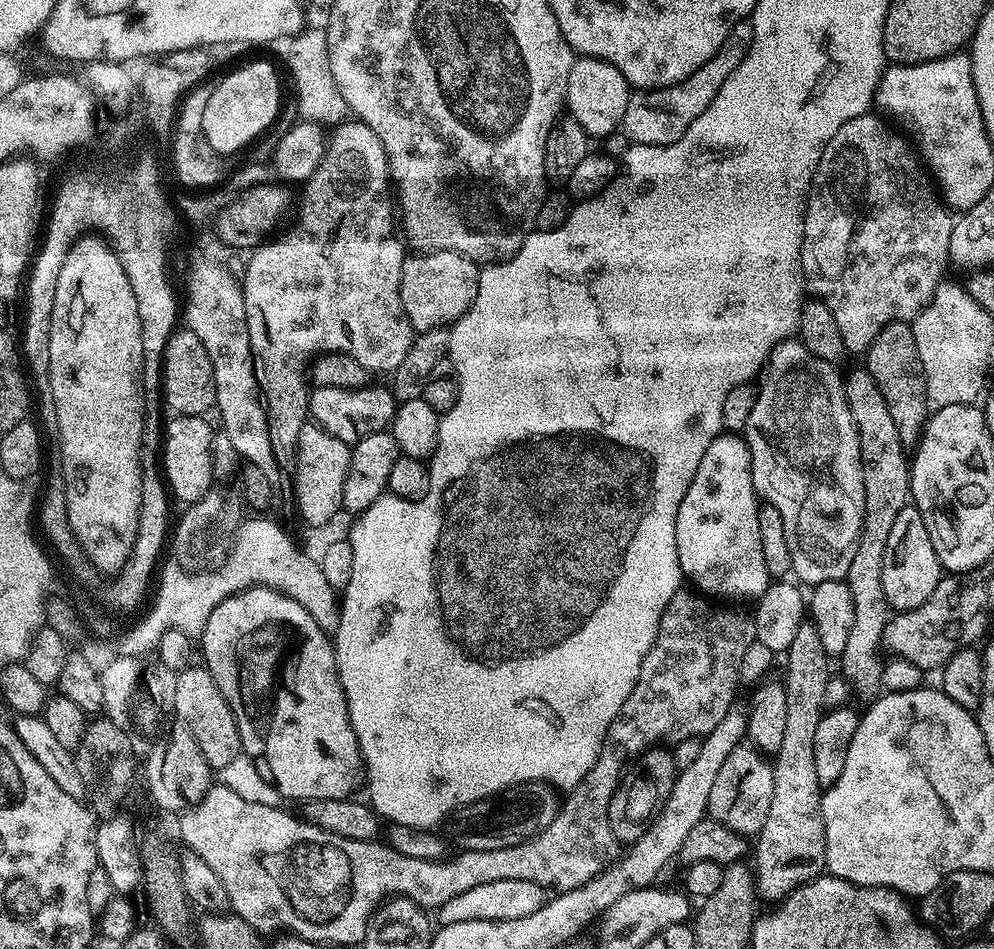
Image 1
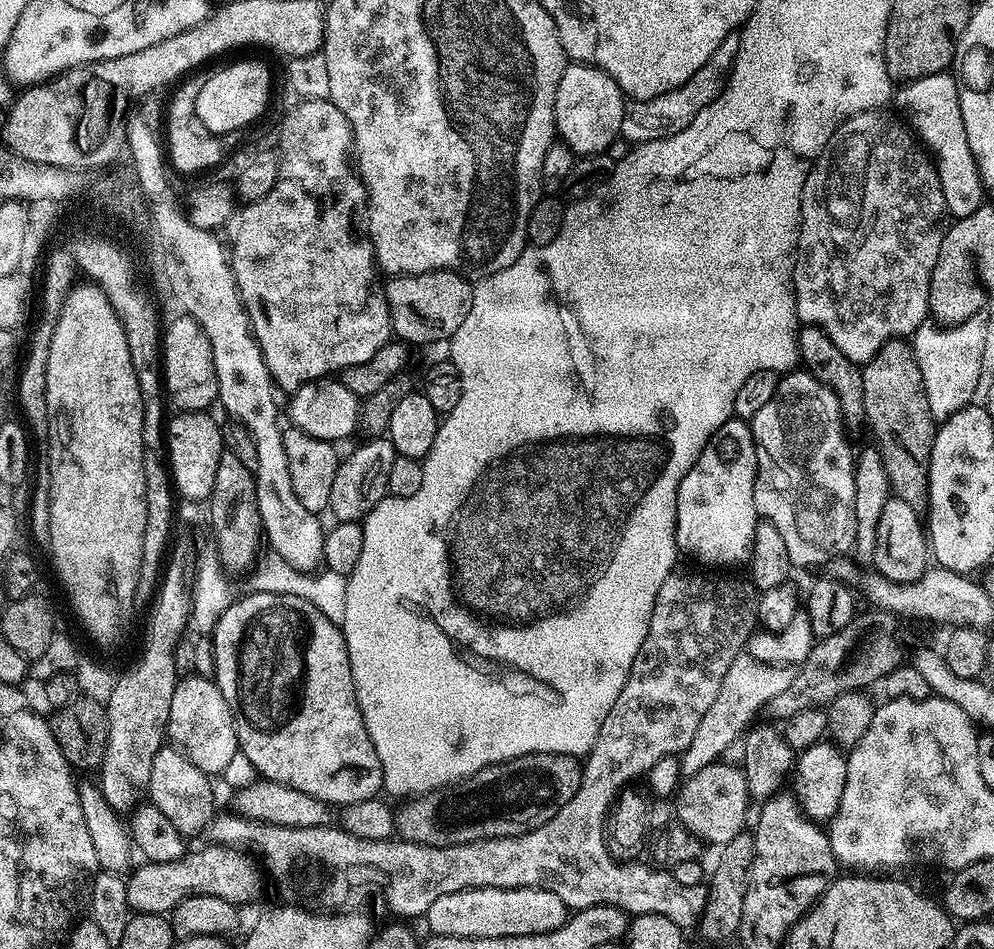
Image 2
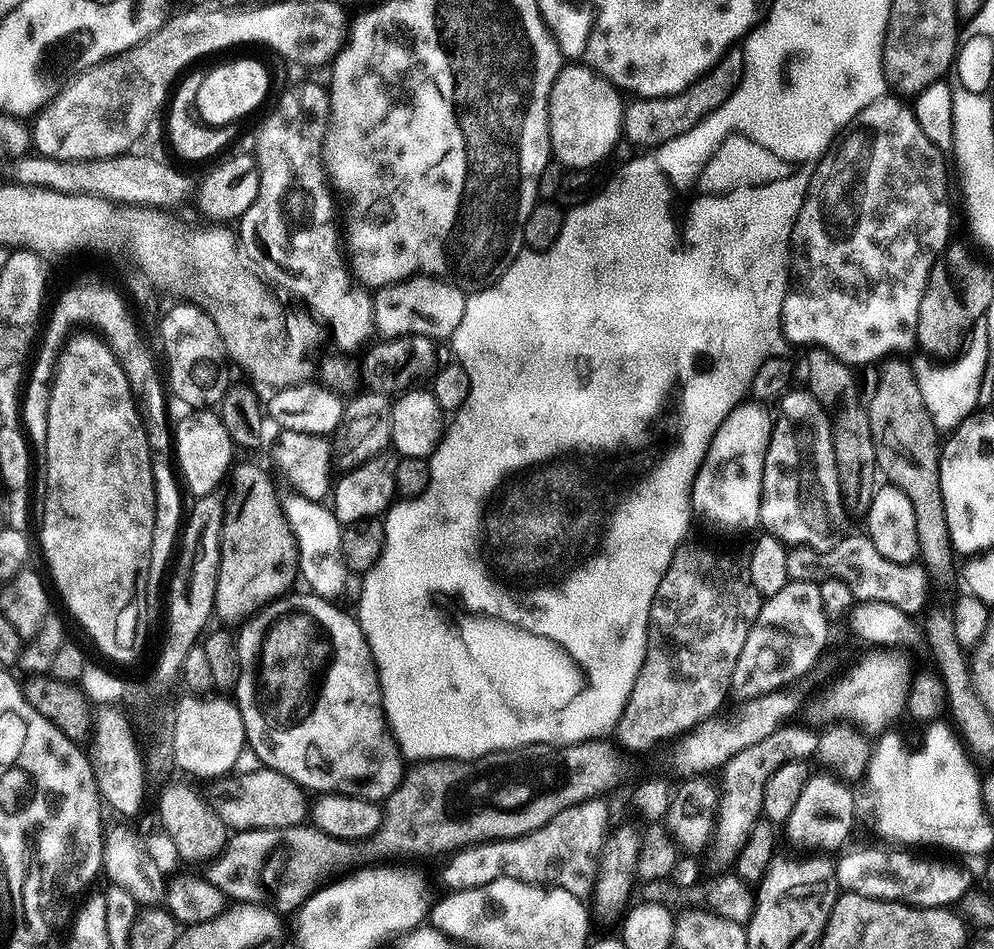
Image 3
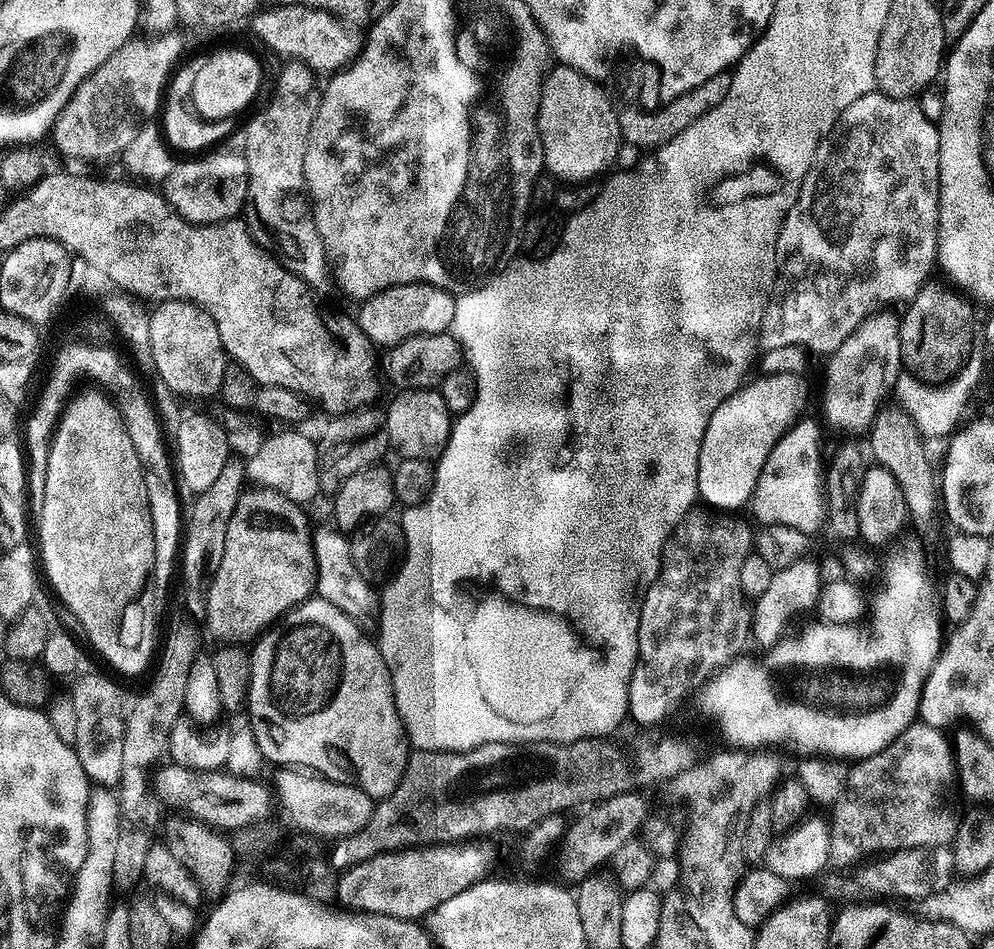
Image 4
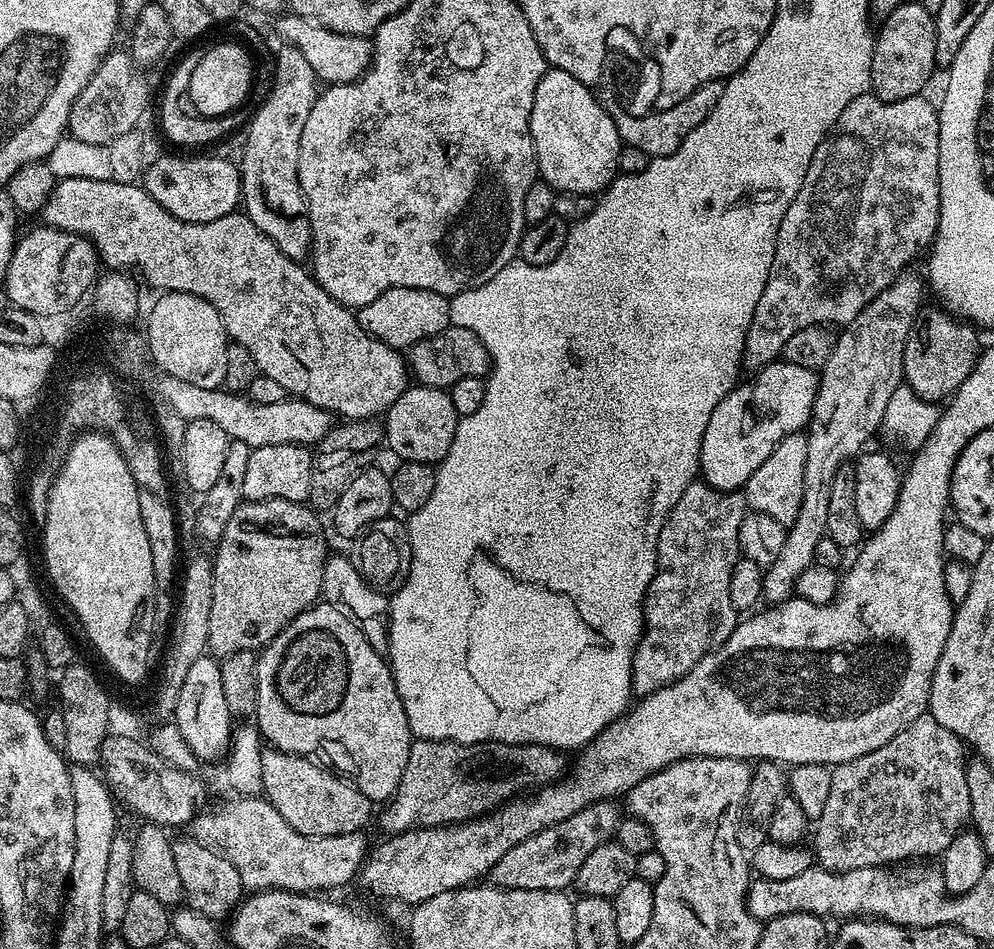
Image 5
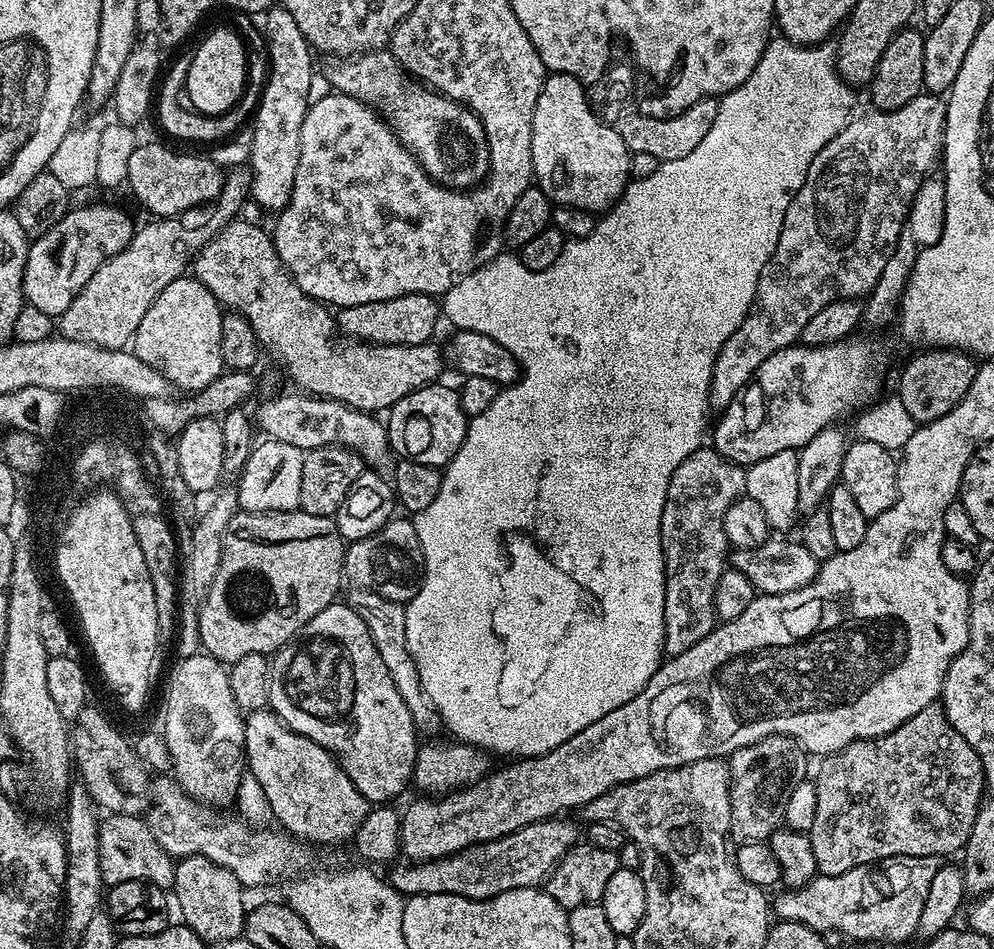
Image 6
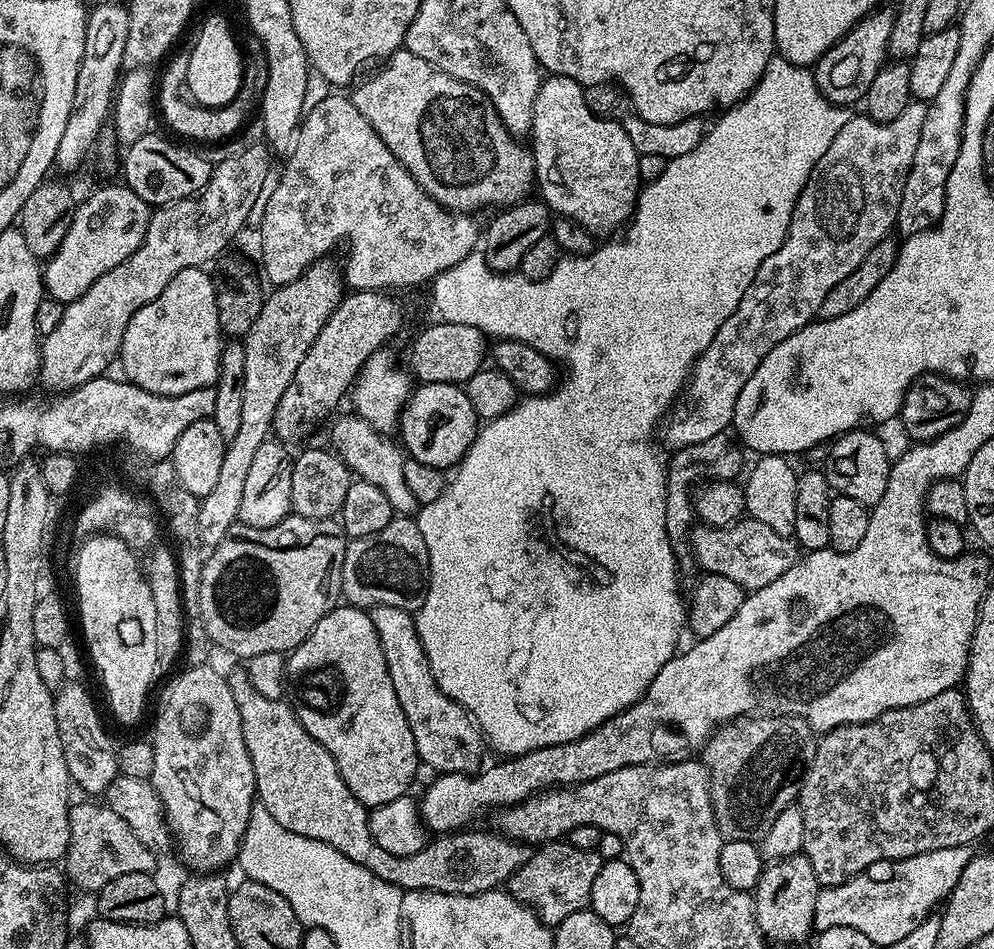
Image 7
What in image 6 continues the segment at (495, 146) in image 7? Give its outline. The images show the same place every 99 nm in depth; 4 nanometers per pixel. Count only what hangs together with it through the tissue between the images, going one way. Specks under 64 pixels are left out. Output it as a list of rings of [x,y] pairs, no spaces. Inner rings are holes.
[[[388,50],[361,52],[355,58],[344,58],[336,63],[340,64],[332,64],[328,68],[328,80],[336,87],[333,89],[341,96],[349,96],[375,108],[430,179],[446,188],[467,190],[475,188],[487,176],[488,143],[484,127],[466,105],[443,96],[439,90],[433,90],[421,84],[419,79],[409,76]]]

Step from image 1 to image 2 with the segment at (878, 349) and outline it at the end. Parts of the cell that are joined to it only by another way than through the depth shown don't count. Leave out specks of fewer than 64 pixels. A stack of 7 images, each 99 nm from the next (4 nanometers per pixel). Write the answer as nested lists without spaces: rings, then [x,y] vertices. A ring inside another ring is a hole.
[[[907,339],[886,342],[863,365],[862,390],[864,419],[872,426],[874,442],[883,455],[895,499],[923,513],[928,508],[928,475],[938,422],[930,414],[922,370],[918,370],[918,358]]]

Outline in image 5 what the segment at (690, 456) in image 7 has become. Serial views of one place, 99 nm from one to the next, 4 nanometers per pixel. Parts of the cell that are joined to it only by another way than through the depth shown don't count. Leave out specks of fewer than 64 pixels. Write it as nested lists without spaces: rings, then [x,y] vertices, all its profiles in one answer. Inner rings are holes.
[[[693,482],[686,486],[686,490],[682,490],[682,498],[678,498],[674,510],[670,510],[670,514],[664,517],[664,525],[658,534],[658,542],[656,543],[656,573],[650,582],[648,593],[644,595],[644,633],[640,635],[640,641],[632,659],[632,690],[637,697],[649,696],[652,692],[670,686],[675,680],[681,680],[703,656],[708,655],[709,652],[716,648],[721,648],[726,642],[726,638],[730,638],[730,634],[736,629],[738,613],[734,602],[730,602],[730,578],[734,574],[734,566],[742,559],[740,527],[745,515],[746,501],[743,491],[719,492],[717,488],[711,488],[710,485],[703,482]]]

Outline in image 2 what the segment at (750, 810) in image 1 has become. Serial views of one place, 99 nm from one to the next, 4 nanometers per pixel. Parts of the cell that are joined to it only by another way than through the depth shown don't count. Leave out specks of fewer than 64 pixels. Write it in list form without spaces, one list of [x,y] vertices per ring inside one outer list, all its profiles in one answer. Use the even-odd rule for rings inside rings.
[[[712,763],[694,776],[687,777],[679,793],[679,796],[681,795],[680,806],[676,810],[675,819],[709,845],[731,845],[734,839],[745,831],[744,823],[748,820],[750,795],[744,769],[737,765],[735,768],[732,764],[724,763]]]

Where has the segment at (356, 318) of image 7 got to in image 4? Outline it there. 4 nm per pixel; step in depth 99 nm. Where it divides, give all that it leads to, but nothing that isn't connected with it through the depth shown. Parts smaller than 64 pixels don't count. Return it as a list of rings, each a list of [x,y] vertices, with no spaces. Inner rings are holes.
[[[403,284],[382,290],[359,305],[358,323],[373,345],[387,350],[411,336],[449,331],[454,322],[456,296],[429,284]]]

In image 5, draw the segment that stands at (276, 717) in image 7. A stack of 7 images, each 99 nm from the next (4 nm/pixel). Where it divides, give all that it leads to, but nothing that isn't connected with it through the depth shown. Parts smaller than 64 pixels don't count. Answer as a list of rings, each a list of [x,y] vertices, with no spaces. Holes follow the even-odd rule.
[[[271,746],[263,749],[261,758],[263,795],[294,830],[311,836],[337,836],[365,827],[363,824],[374,808],[373,801],[345,777],[315,759],[279,752]],[[597,800],[595,804],[578,810],[578,814],[558,822],[558,826],[536,832],[526,838],[526,842],[518,842],[518,846],[506,850],[506,854],[494,862],[490,873],[491,887],[543,892],[567,889],[567,884],[575,881],[582,862],[586,862],[598,846],[609,843],[615,837],[622,813],[614,805],[612,800]]]

